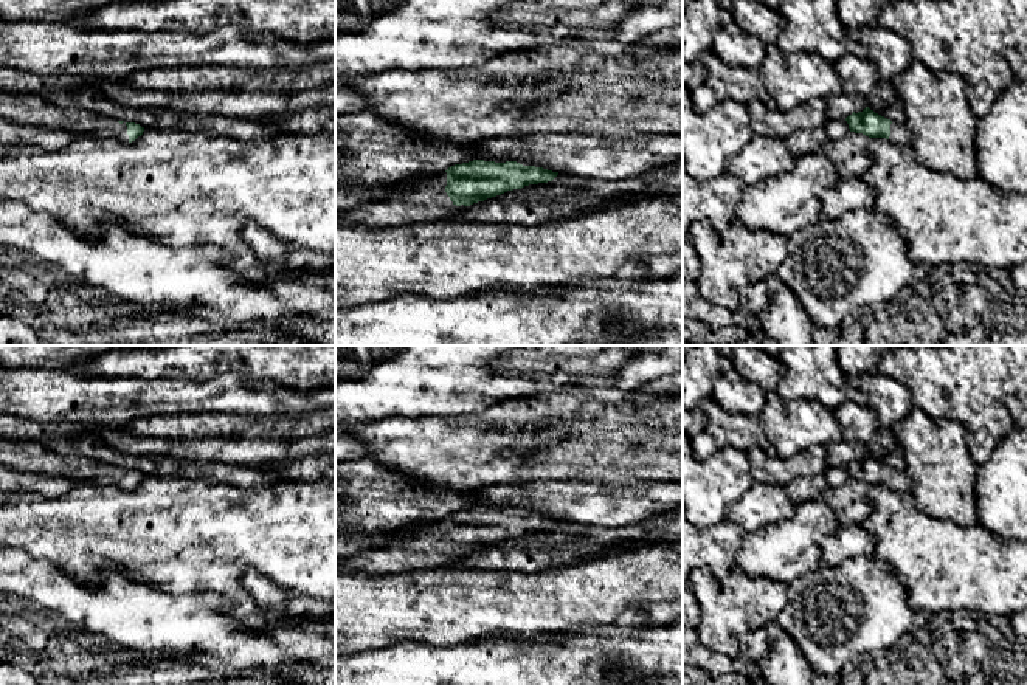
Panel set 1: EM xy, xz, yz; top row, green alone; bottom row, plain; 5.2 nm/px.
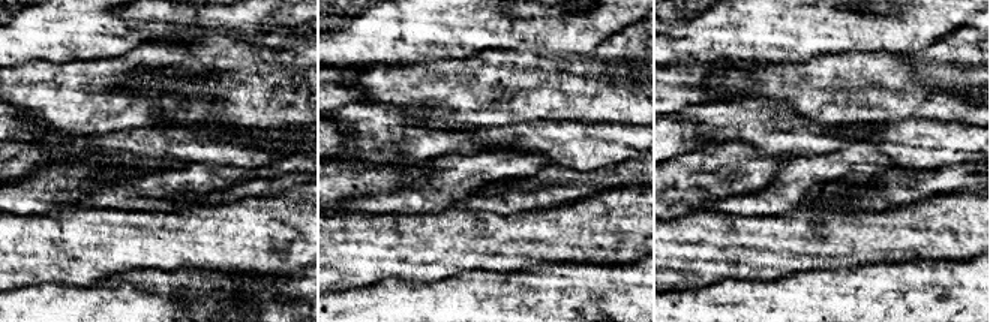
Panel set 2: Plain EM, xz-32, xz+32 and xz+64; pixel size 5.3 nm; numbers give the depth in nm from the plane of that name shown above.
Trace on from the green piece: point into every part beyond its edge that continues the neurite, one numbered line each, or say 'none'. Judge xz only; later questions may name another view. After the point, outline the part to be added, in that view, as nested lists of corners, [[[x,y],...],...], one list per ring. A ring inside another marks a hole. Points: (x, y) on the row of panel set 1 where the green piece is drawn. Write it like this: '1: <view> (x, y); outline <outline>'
1: xz (421, 199); outline [[[447,172],[434,175],[413,175],[399,183],[397,189],[380,201],[366,201],[335,214],[335,223],[365,225],[372,228],[408,226],[416,223],[459,222],[456,215],[467,206],[456,206],[445,192]]]

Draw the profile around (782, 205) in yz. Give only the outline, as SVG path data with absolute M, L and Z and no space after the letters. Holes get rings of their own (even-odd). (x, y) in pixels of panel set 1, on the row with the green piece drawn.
M822 150L805 153L785 174L745 186L735 219L748 229L790 237L822 220L822 195L839 175Z

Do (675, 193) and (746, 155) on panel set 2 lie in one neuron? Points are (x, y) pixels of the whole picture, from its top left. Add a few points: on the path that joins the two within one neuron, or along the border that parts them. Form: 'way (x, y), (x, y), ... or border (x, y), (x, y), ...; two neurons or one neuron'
way (693, 180), (719, 171), (728, 162); one neuron

